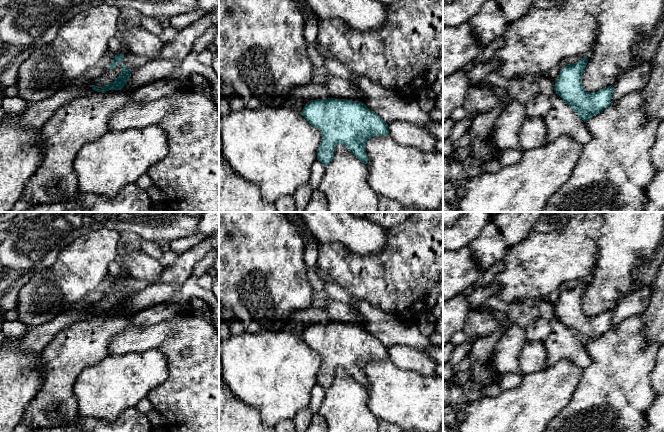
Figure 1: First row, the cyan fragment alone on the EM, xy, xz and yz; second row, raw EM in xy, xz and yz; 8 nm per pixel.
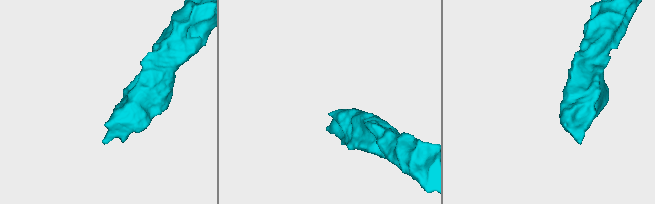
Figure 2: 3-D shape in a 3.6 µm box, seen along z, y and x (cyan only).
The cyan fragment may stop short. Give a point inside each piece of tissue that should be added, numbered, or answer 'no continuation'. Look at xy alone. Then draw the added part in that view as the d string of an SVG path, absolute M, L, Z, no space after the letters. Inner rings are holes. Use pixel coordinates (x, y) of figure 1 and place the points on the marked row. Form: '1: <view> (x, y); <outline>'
1: xy (82, 120); M99 92L87 97L77 98L59 108L55 114L41 128L39 148L42 154L42 162L31 176L23 196L32 202L32 205L53 204L63 202L75 195L79 190L78 178L74 170L74 160L87 143L92 142L108 131L109 119L112 114L122 109L129 101L128 93L122 92L111 96L102 96Z

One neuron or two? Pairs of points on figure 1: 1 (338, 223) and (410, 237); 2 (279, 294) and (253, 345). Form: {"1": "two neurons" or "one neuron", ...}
{"1": "two neurons", "2": "two neurons"}

